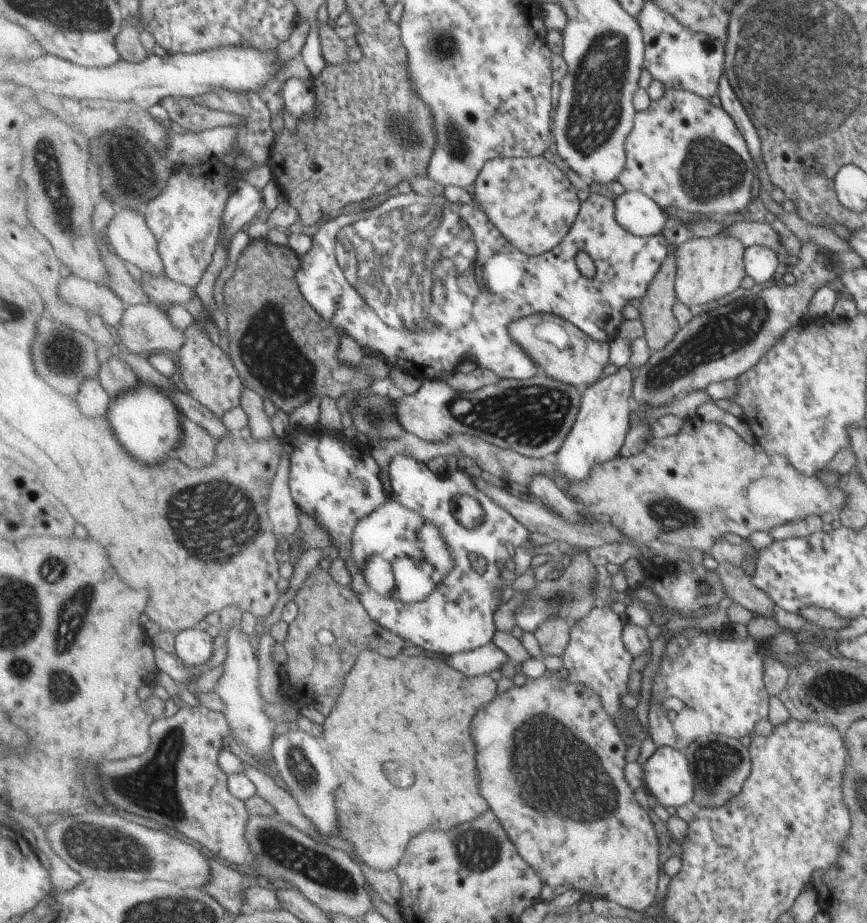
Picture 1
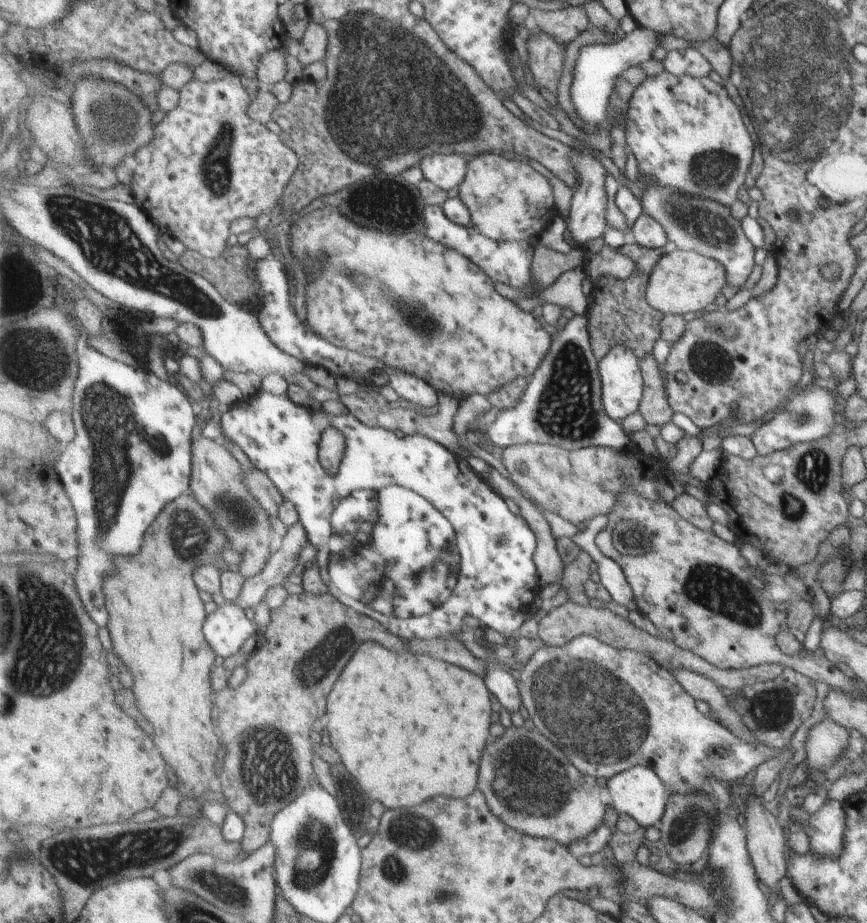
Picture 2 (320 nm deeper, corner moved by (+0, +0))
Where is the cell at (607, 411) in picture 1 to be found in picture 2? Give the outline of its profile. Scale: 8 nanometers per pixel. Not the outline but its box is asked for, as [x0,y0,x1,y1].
[599,344,646,423]

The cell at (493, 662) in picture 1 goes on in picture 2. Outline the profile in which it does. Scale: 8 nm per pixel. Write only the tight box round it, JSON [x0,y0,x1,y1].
[483,665,521,714]

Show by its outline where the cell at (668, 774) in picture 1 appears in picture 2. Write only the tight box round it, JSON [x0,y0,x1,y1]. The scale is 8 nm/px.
[606,765,669,828]

